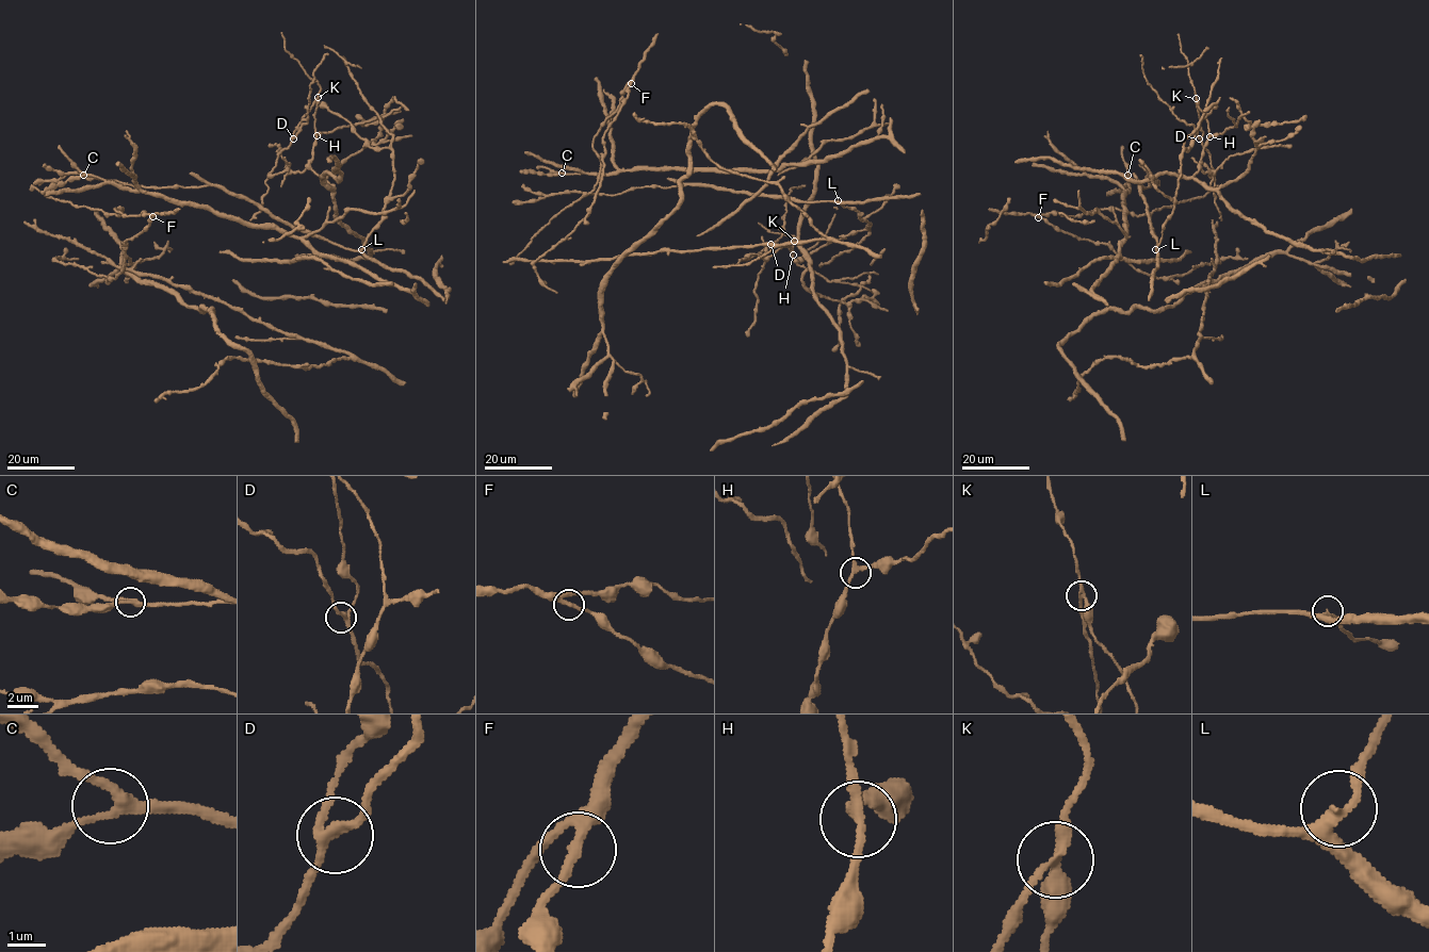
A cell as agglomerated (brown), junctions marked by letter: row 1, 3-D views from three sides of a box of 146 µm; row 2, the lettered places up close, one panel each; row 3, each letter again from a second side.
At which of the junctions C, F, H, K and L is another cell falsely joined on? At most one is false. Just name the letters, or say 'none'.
K

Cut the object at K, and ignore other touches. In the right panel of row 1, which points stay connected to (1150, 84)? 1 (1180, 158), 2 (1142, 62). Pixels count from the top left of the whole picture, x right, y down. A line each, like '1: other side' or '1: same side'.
1: other side
2: same side

